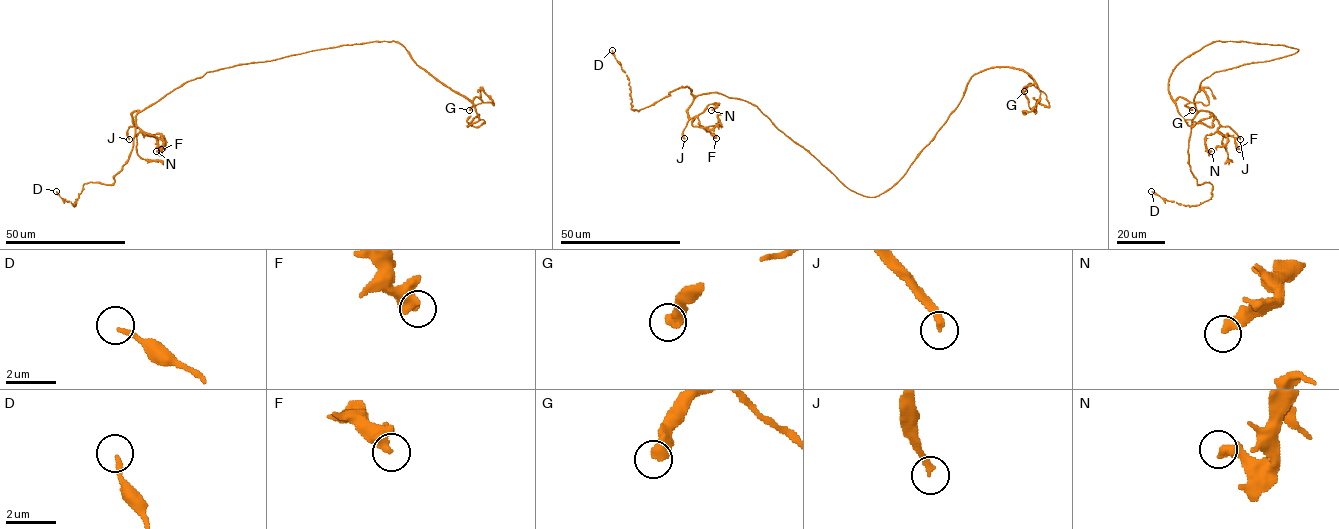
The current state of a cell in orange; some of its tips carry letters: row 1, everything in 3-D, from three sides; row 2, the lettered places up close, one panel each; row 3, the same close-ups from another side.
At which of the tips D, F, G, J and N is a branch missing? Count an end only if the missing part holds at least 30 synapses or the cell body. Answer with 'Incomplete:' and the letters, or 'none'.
Incomplete: J

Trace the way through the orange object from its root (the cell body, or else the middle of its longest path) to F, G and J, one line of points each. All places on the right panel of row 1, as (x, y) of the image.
F: (1270, 60), (1214, 72), (1195, 94), (1196, 109), (1208, 111), (1218, 122), (1217, 131), (1232, 136), (1239, 149)
G: (1270, 60), (1298, 49), (1213, 41), (1189, 55), (1173, 69), (1168, 90), (1174, 100), (1186, 99), (1192, 110)
J: (1270, 60), (1214, 72), (1200, 83), (1195, 94), (1196, 109), (1208, 111), (1240, 139)

